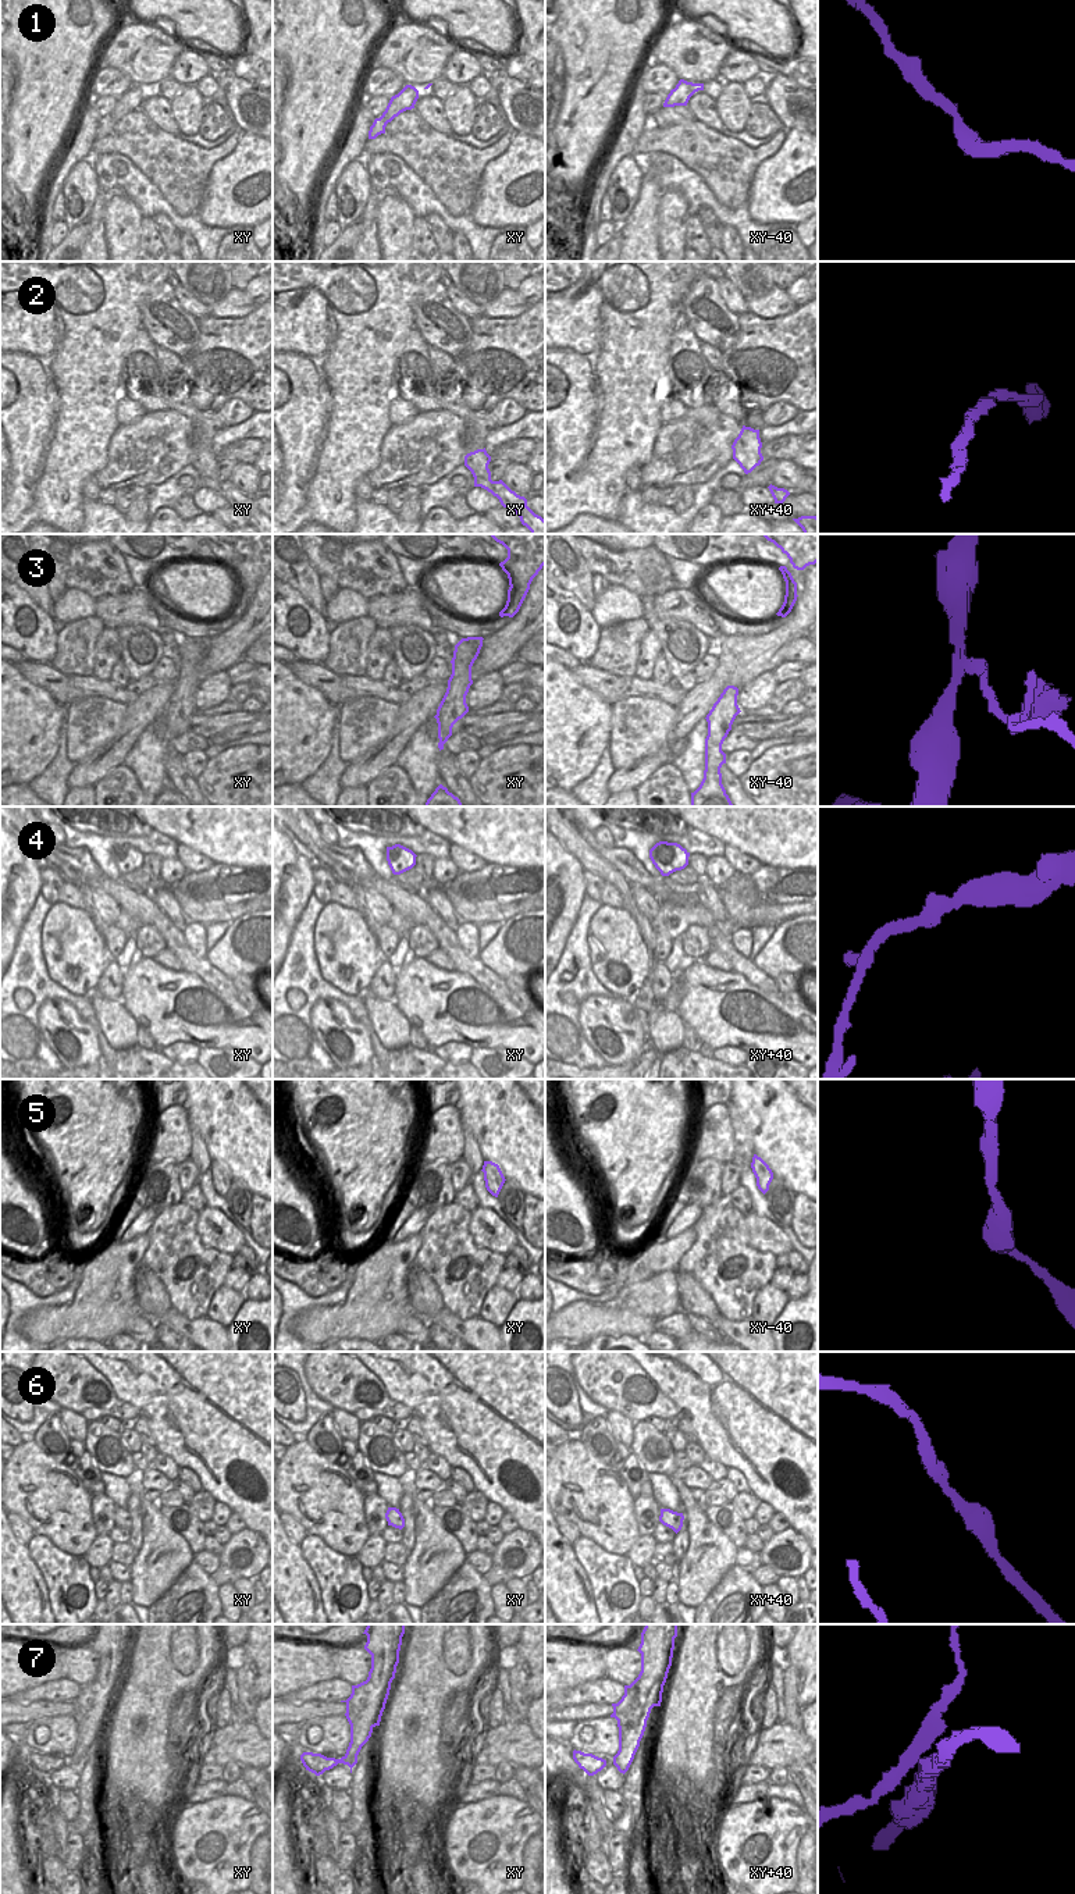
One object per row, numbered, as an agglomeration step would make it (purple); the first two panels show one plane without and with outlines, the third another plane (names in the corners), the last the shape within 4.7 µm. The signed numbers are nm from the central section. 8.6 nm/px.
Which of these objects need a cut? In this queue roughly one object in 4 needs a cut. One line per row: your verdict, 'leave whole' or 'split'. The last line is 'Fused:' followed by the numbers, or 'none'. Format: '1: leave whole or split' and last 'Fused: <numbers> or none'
1: leave whole
2: leave whole
3: split
4: leave whole
5: leave whole
6: leave whole
7: split
Fused: 3, 7

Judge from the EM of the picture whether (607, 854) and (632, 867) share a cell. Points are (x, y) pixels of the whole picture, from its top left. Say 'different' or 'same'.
same

